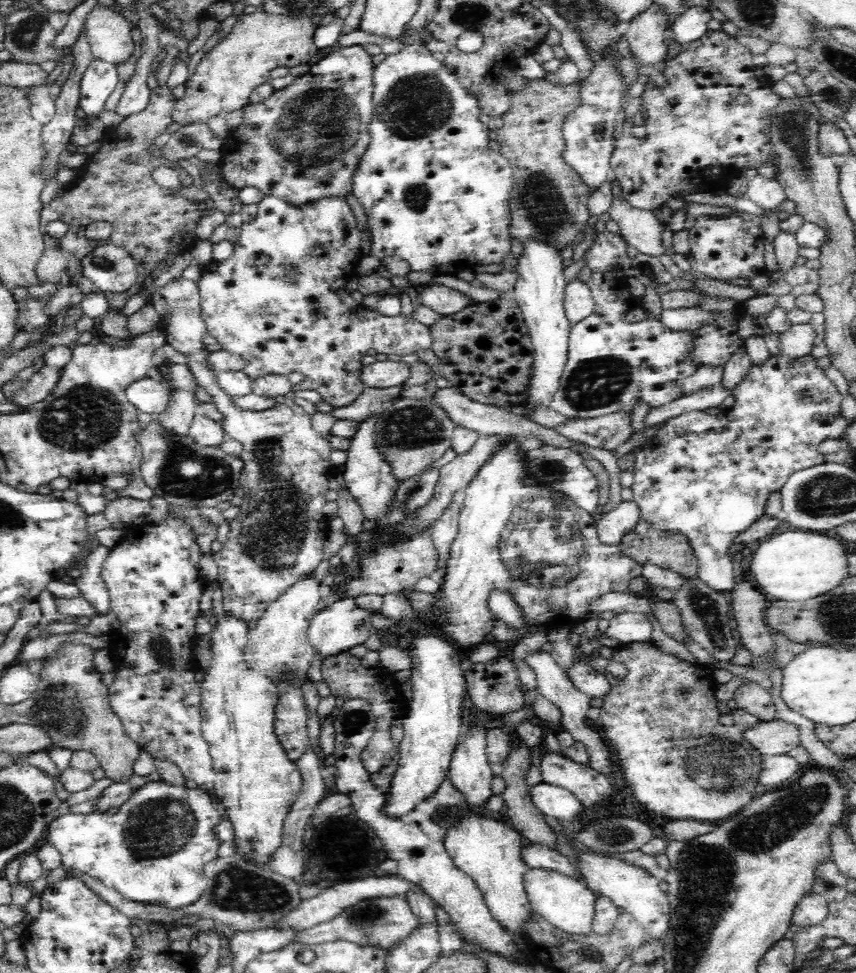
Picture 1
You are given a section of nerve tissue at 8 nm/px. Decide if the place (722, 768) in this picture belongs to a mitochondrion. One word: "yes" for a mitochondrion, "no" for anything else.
yes

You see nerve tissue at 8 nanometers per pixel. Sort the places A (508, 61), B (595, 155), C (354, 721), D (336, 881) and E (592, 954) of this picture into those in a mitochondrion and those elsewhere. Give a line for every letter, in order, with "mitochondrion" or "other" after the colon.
A: other
B: other
C: mitochondrion
D: other
E: mitochondrion

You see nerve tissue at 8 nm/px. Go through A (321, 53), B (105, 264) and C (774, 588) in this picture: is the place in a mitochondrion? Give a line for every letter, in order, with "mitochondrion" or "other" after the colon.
A: other
B: other
C: other

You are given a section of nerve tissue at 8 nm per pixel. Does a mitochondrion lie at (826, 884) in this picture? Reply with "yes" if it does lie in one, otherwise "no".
yes

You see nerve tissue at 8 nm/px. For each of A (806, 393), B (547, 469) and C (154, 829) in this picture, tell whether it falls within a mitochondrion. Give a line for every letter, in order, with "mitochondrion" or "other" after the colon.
A: mitochondrion
B: mitochondrion
C: mitochondrion

